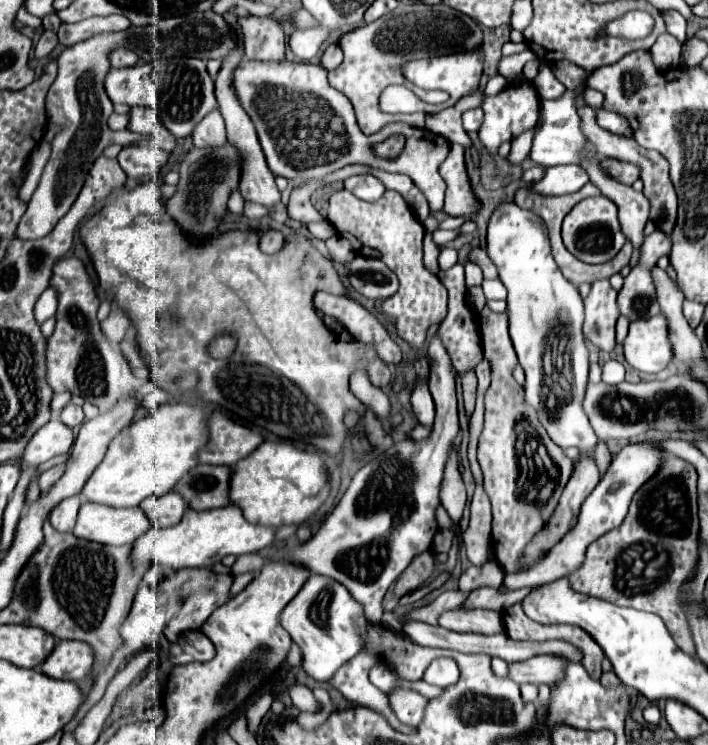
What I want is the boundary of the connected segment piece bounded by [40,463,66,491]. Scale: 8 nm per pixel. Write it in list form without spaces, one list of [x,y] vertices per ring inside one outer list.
[[[60,463],[60,465],[54,465],[54,467],[50,467],[48,471],[44,471],[44,473],[40,475],[40,491],[46,491],[48,487],[52,487],[52,485],[64,475],[64,469],[66,469],[66,465]]]

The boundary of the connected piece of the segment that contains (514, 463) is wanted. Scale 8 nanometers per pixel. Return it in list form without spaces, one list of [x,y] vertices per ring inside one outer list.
[[[486,305],[480,313],[480,325],[482,325],[484,356],[489,360],[492,371],[491,384],[486,391],[486,415],[484,415],[484,431],[478,443],[478,461],[484,471],[484,491],[488,493],[492,503],[492,545],[496,545],[494,557],[506,573],[512,573],[516,571],[518,559],[524,547],[528,545],[528,541],[546,525],[546,521],[554,513],[558,499],[562,495],[562,489],[572,475],[574,461],[564,455],[564,451],[548,437],[546,429],[538,425],[536,417],[532,417],[524,401],[524,389],[512,377],[512,371],[518,365],[518,359],[508,335],[508,315],[494,313]]]

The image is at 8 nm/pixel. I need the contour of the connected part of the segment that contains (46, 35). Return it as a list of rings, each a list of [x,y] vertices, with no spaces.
[[[44,31],[38,45],[36,45],[36,57],[48,57],[54,51],[56,45],[58,45],[56,33],[54,31]]]

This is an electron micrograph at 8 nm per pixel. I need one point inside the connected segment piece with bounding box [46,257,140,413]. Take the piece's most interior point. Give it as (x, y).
(80, 360)

